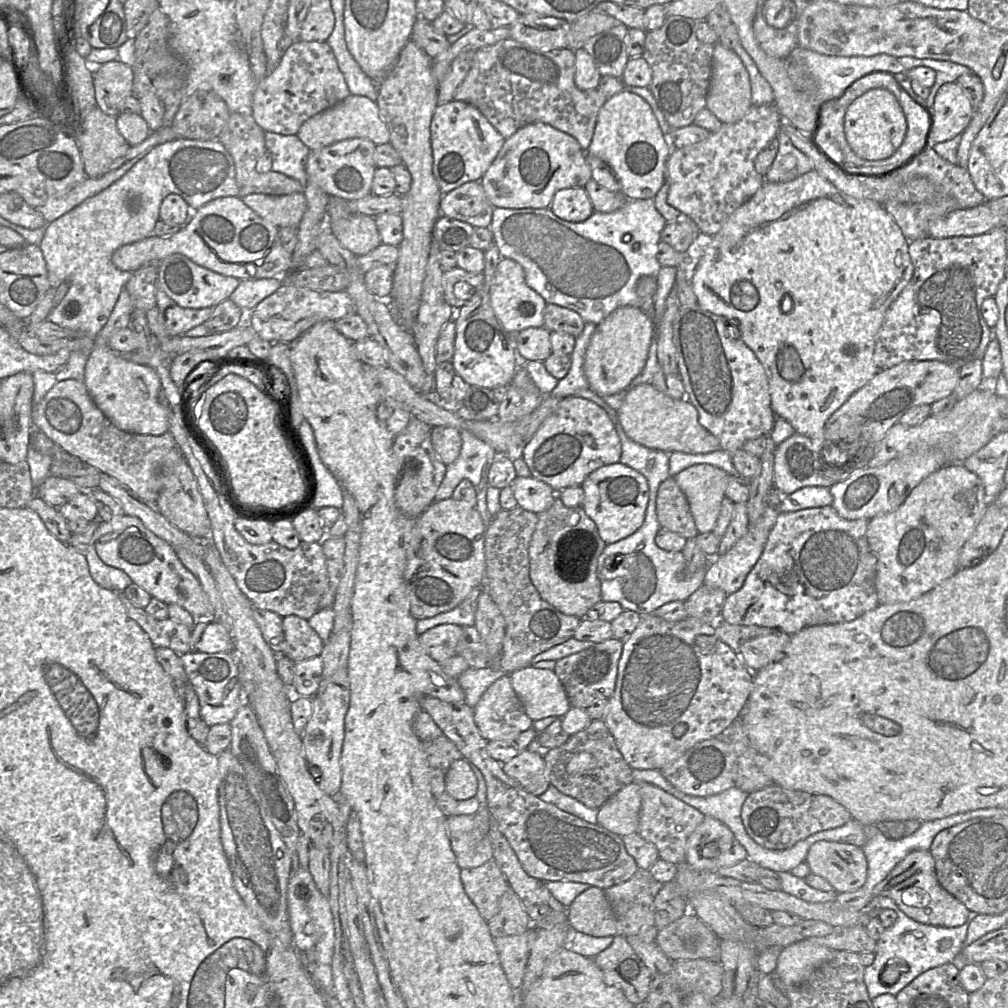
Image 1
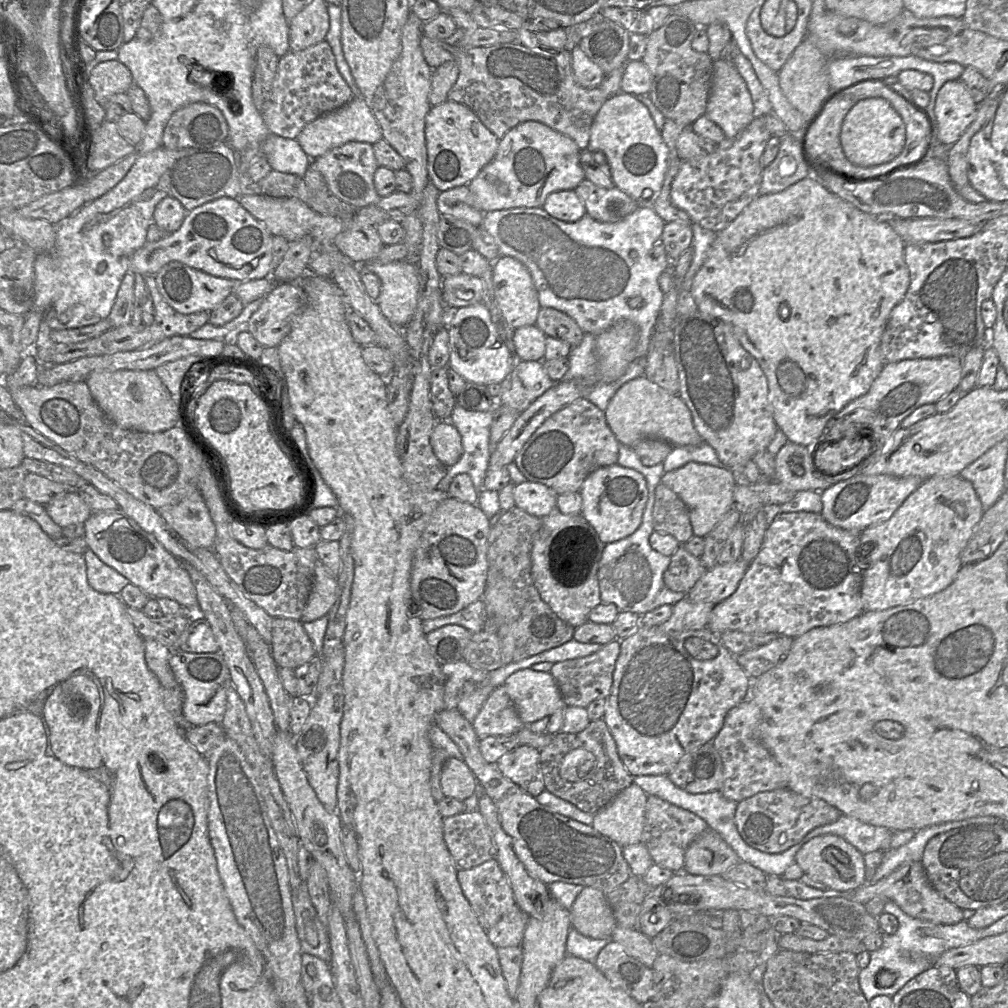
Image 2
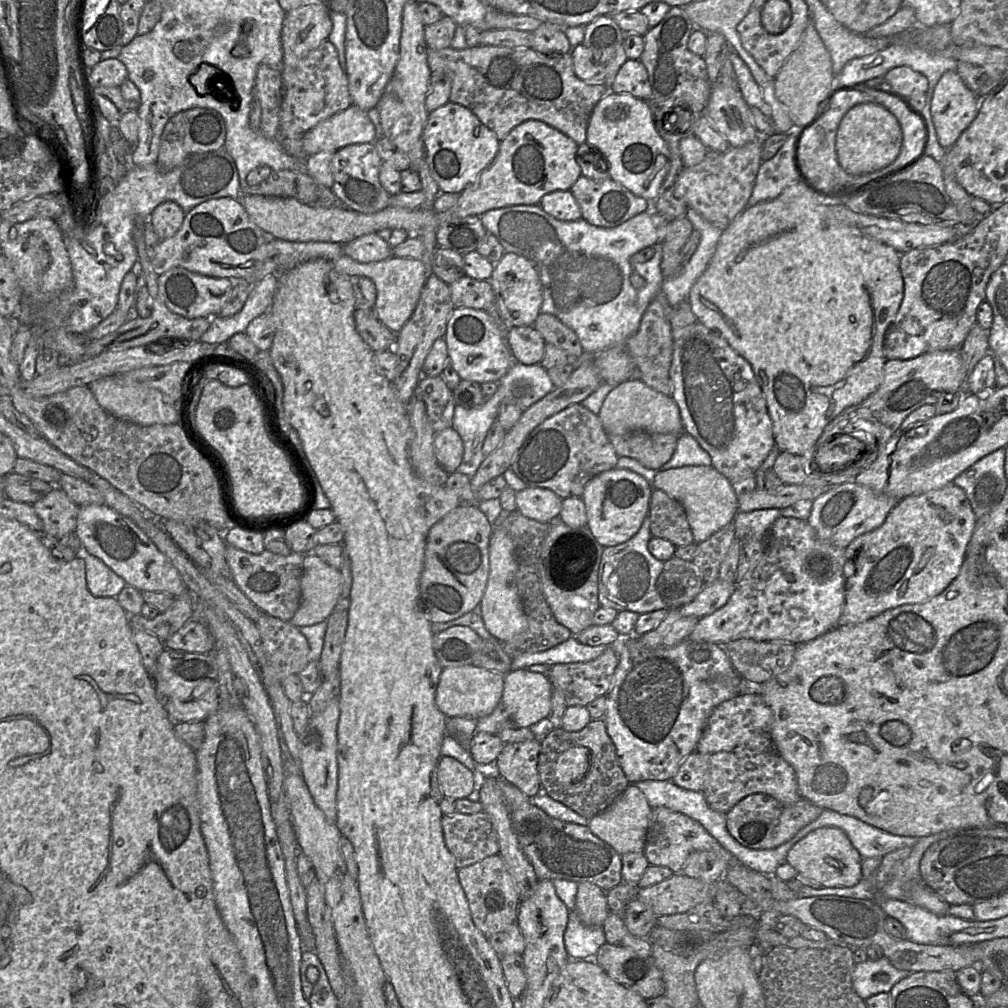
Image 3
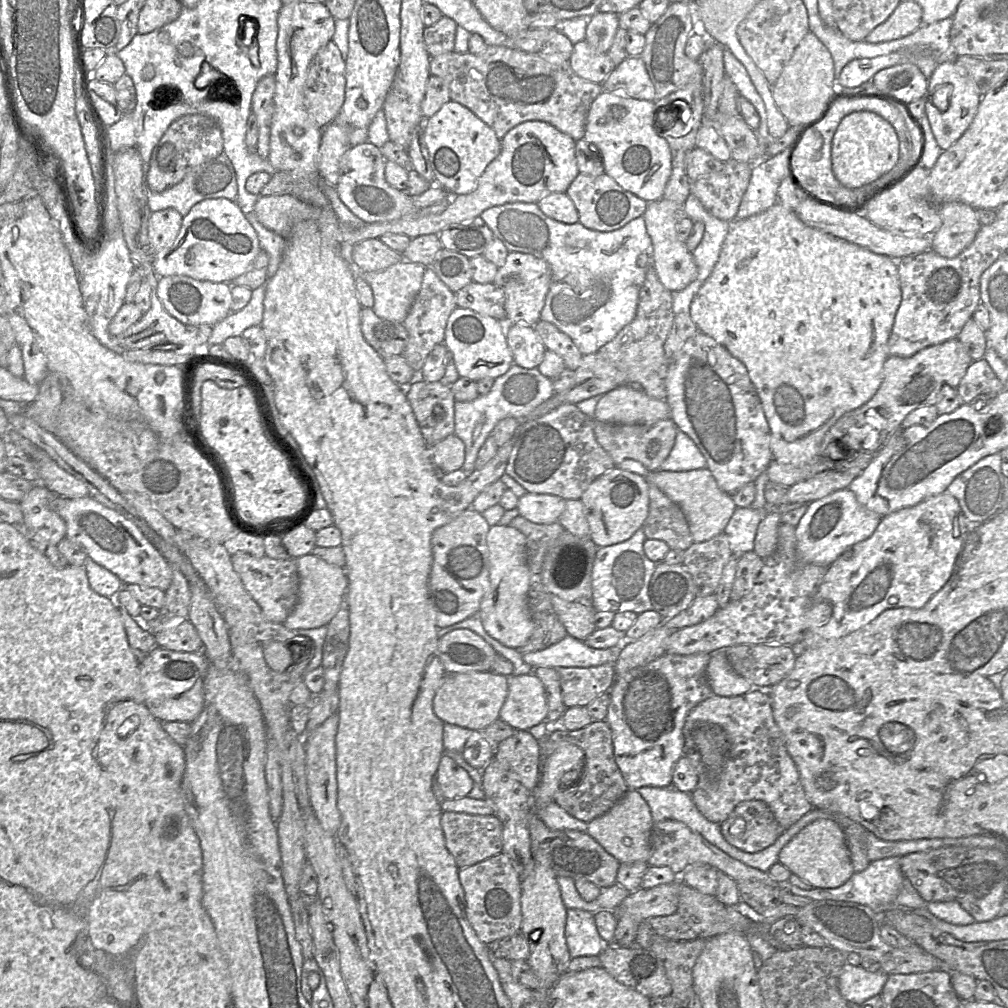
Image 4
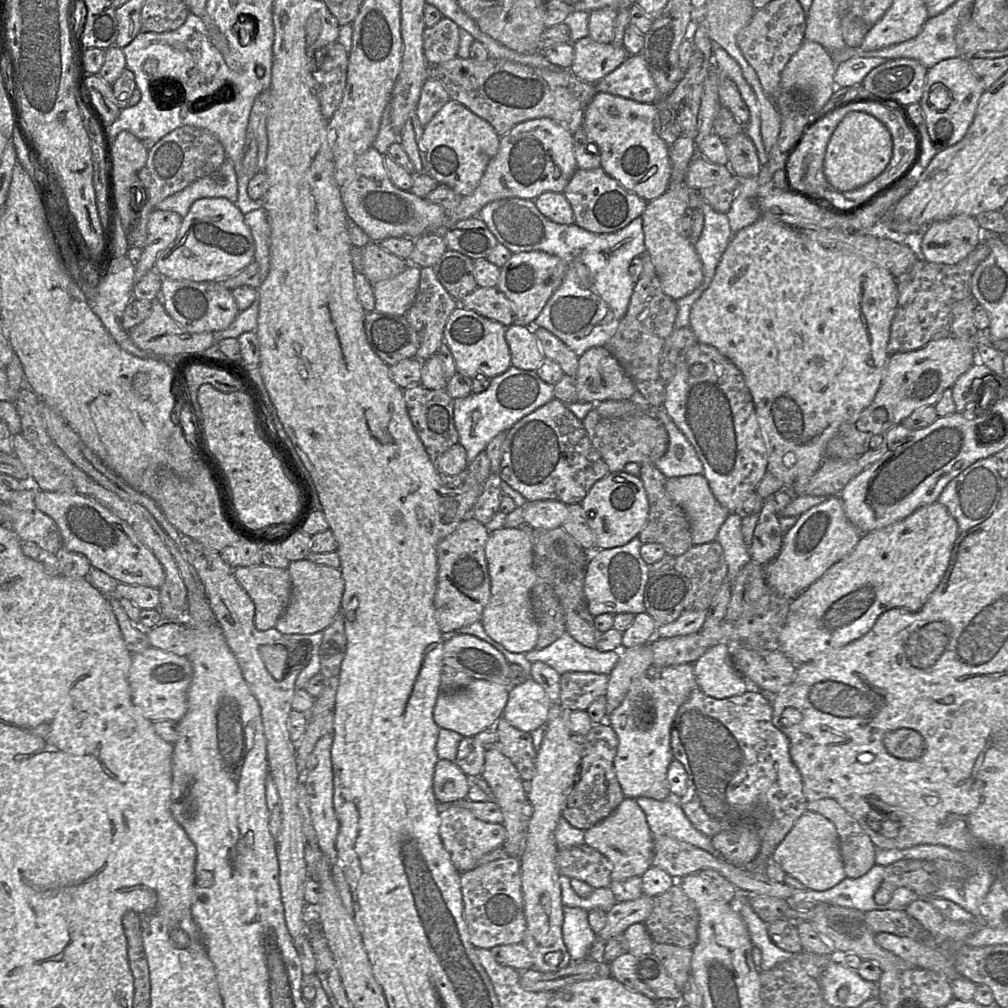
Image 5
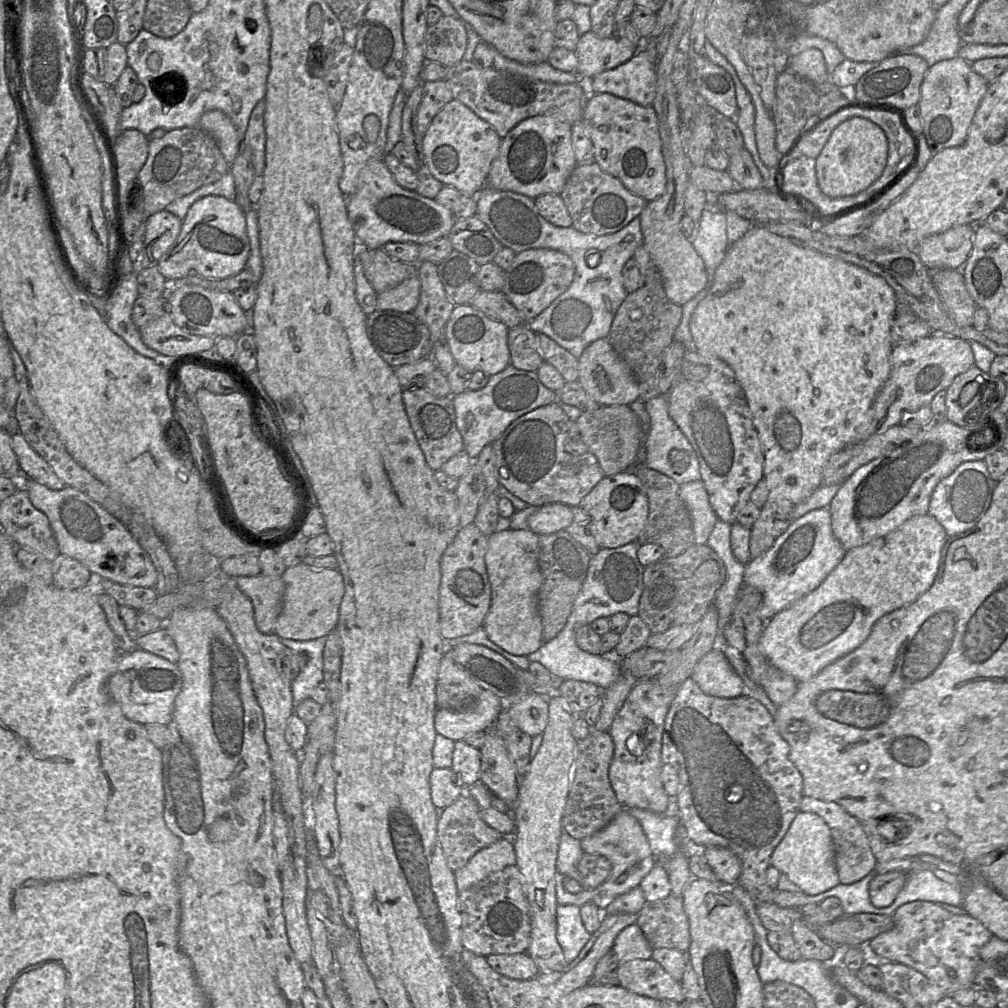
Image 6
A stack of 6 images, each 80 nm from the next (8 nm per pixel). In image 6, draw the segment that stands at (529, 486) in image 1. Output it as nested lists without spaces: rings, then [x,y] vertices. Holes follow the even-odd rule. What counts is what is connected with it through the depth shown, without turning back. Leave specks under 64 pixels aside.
[[[560,503],[538,507],[527,520],[528,529],[536,535],[549,535],[566,530],[572,522],[572,508]]]

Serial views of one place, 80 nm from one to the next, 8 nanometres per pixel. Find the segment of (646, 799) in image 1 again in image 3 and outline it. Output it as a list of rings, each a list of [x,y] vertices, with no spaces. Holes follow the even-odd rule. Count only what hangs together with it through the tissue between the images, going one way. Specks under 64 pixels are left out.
[[[666,807],[652,808],[644,847],[644,854],[649,864],[665,866],[670,868],[674,873],[679,873],[682,871],[687,857],[693,851],[712,851],[726,860],[730,865],[739,863],[698,821]]]

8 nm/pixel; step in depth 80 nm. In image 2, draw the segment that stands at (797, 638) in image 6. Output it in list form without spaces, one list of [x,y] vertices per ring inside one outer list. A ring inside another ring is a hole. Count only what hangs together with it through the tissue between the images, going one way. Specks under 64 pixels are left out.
[[[960,475],[934,476],[923,481],[889,519],[864,529],[859,534],[859,561],[864,569],[861,598],[865,611],[906,605],[948,587],[962,567],[961,553],[972,537],[984,510],[971,482]]]

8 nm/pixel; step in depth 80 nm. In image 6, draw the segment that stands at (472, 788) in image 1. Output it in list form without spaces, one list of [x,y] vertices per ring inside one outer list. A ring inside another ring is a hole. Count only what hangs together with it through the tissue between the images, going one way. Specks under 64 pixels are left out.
[[[433,767],[429,786],[433,805],[440,809],[451,805],[466,789],[451,768]]]

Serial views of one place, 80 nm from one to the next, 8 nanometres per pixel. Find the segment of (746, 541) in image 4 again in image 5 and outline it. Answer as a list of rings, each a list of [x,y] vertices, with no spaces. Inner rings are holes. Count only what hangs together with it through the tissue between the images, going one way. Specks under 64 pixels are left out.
[[[729,513],[721,525],[716,541],[723,548],[727,564],[727,580],[733,584],[740,570],[750,561],[749,547],[744,543],[741,532],[742,518],[734,513]]]

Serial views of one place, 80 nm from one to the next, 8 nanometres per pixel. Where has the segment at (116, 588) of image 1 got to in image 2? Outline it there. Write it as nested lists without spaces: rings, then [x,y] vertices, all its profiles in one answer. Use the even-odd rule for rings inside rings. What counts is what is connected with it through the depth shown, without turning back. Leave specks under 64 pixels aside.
[[[87,549],[83,556],[86,562],[88,583],[95,591],[119,595],[130,583],[115,569],[104,564],[92,550]]]

